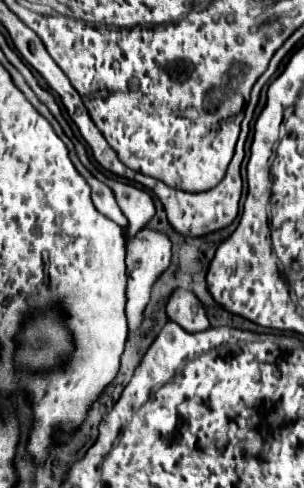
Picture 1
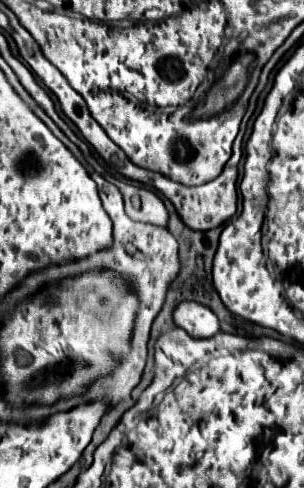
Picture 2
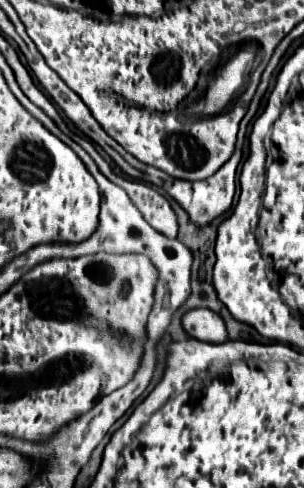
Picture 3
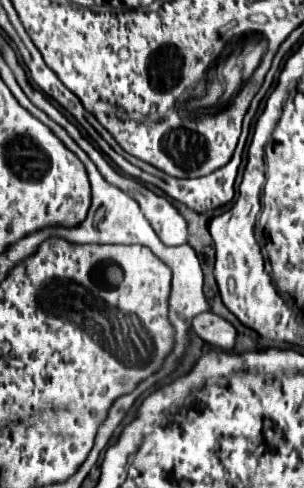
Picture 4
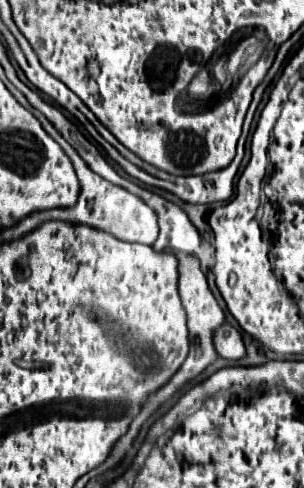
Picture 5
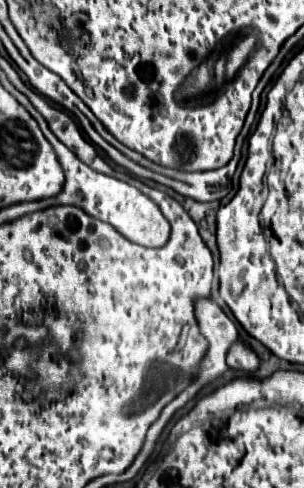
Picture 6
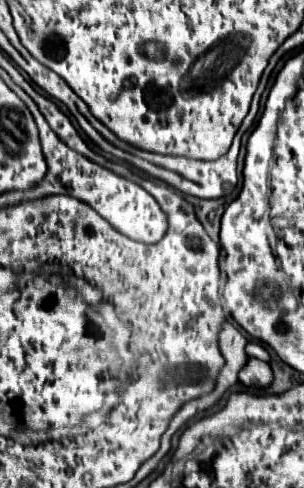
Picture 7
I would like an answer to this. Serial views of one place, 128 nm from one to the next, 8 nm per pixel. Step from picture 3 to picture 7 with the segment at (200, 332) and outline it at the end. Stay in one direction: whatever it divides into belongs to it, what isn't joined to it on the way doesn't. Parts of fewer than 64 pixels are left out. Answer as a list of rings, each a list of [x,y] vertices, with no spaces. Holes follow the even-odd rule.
[[[248,358],[238,378],[248,388],[266,388],[272,382],[272,370],[268,362],[262,362],[258,358]]]

